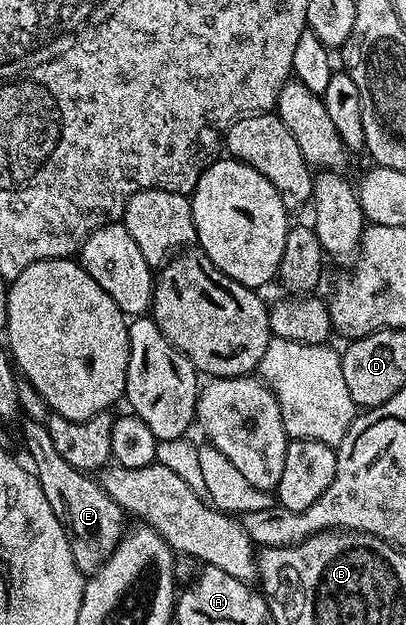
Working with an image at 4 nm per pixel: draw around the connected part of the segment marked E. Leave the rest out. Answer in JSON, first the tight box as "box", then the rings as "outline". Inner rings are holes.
{"box":[21,416,124,575],"outline":[[[26,416],[21,422],[35,478],[41,483],[41,491],[45,491],[45,499],[49,499],[49,507],[53,507],[53,515],[57,515],[57,519],[63,524],[63,529],[69,537],[73,559],[84,575],[95,573],[109,559],[124,535],[123,508],[109,496],[96,478],[95,481],[91,478],[94,476],[61,459],[57,447],[53,447],[53,438],[49,436],[46,424],[34,422]]]}

